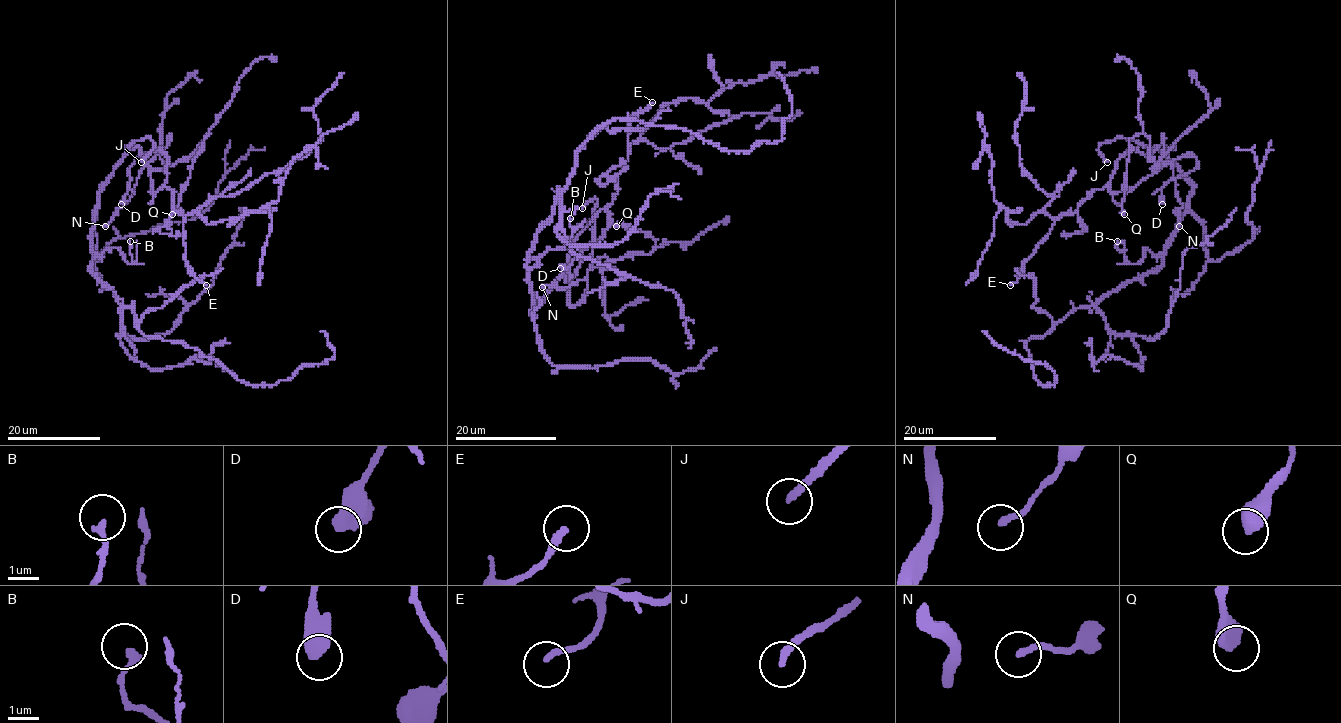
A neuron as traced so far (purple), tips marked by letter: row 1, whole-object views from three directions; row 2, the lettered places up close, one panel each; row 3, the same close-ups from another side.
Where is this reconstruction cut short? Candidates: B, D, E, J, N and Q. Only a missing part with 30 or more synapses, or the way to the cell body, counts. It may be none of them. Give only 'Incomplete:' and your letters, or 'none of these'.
Incomplete: J

